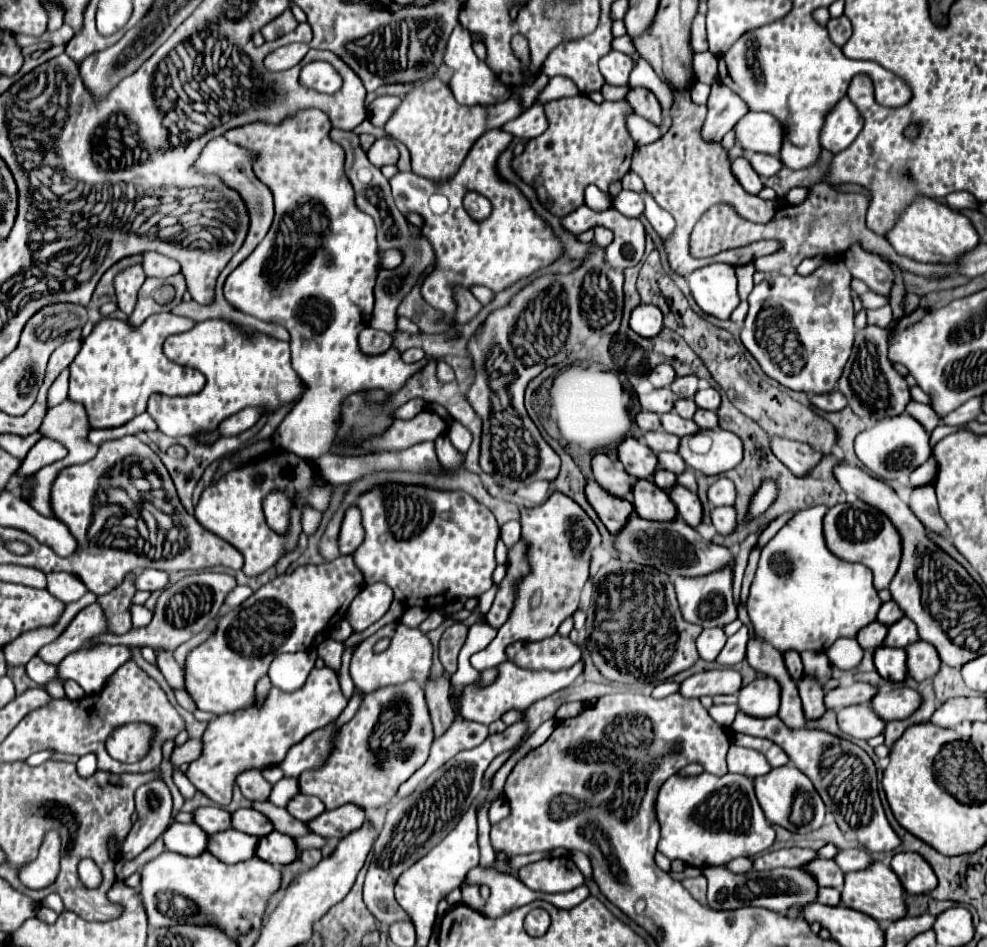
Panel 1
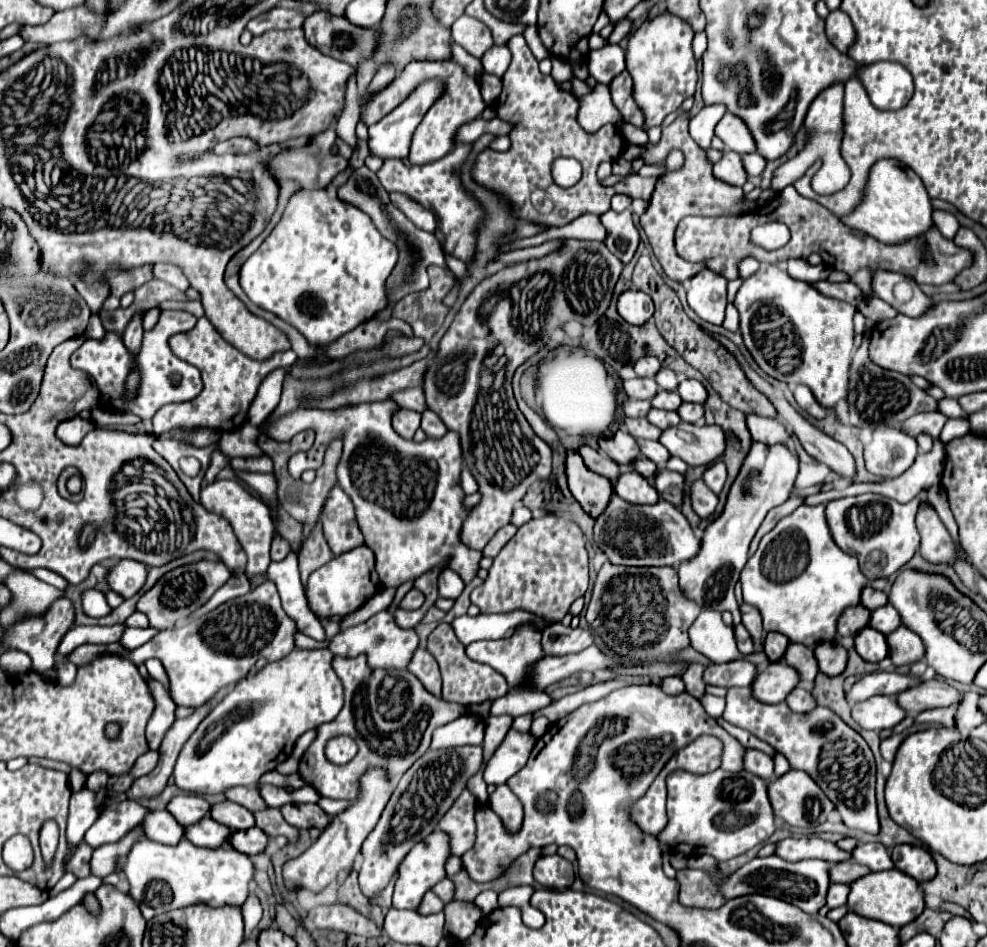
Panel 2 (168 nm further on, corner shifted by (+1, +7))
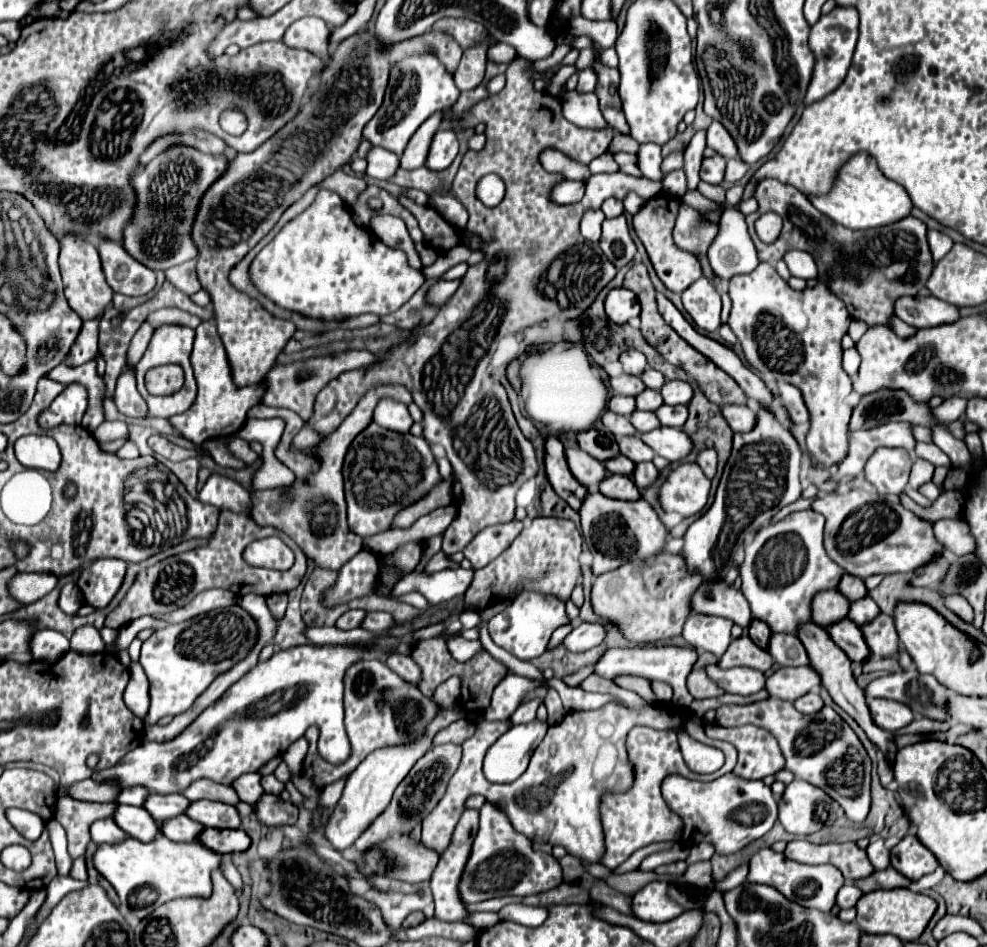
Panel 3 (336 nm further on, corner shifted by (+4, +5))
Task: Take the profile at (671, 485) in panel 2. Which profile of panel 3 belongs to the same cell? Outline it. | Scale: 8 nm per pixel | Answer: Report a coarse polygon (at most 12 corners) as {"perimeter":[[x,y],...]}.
{"perimeter":[[652,462],[634,466],[632,480],[638,490],[644,490],[658,478]]}

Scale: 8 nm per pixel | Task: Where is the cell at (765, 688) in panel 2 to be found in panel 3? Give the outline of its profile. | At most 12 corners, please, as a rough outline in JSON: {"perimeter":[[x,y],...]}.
{"perimeter":[[812,666],[780,668],[766,680],[770,696],[794,702],[822,684]]}

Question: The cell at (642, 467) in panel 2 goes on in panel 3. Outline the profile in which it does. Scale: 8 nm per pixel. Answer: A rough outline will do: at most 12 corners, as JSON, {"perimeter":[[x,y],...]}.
{"perimeter":[[616,456],[604,462],[612,474],[630,476],[634,462],[626,456]]}

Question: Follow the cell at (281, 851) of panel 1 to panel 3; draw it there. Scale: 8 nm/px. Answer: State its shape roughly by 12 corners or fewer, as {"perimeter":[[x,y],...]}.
{"perimeter":[[202,830],[198,842],[218,854],[250,846],[244,830]]}

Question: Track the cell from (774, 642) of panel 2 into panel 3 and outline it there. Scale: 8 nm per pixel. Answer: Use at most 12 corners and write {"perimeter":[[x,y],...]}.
{"perimeter":[[752,618],[748,636],[752,642],[768,648],[770,628],[766,622]]}

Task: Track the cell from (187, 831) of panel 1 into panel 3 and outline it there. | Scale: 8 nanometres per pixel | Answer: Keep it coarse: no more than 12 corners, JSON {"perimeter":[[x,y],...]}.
{"perimeter":[[120,804],[112,820],[128,836],[150,842],[158,822],[138,806]]}

